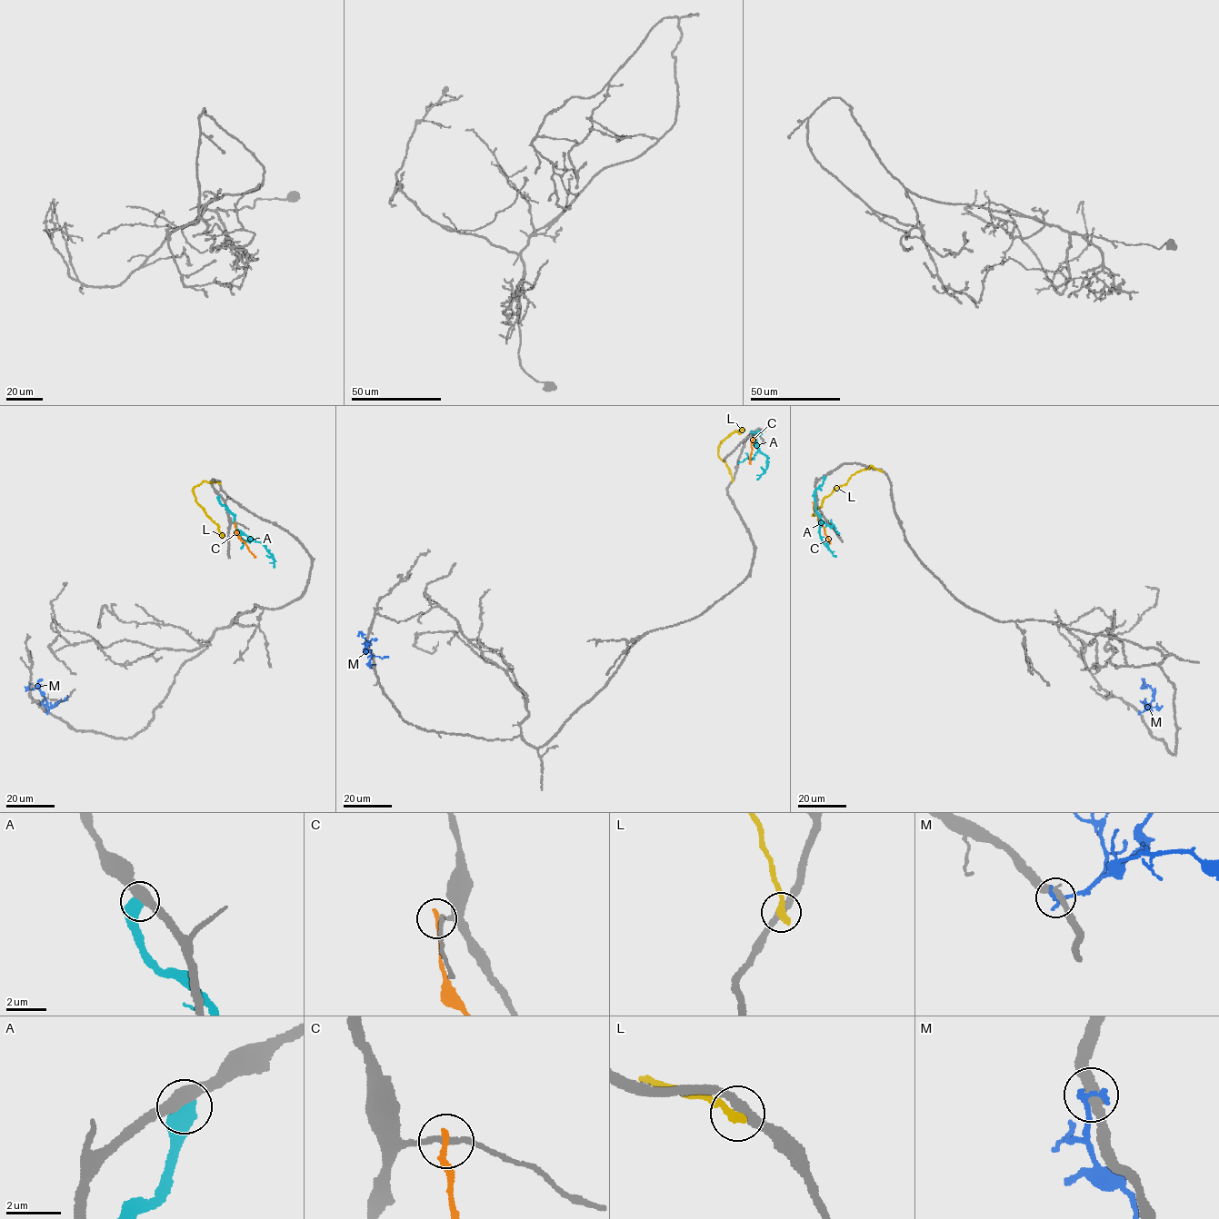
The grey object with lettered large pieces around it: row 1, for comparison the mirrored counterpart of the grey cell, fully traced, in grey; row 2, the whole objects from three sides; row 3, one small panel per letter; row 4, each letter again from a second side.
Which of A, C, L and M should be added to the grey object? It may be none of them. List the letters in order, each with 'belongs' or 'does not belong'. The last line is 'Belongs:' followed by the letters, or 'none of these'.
A: does not belong
C: does not belong
L: does not belong
M: does not belong
Belongs: none of these

